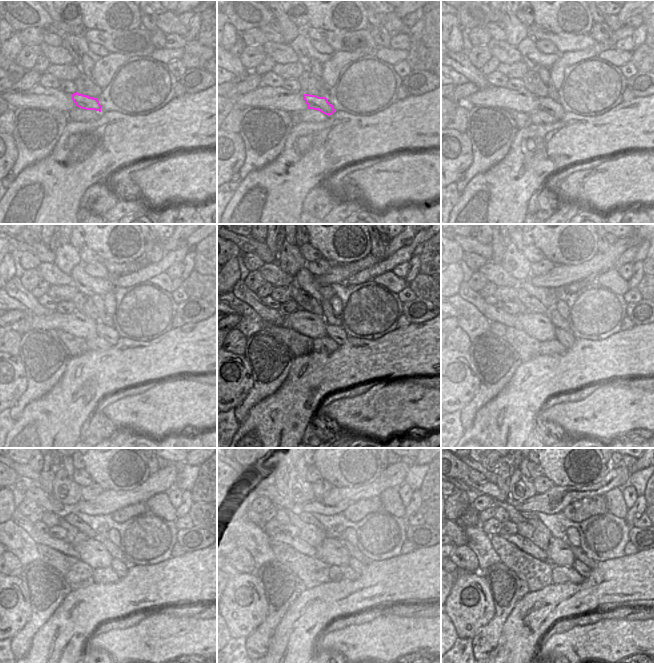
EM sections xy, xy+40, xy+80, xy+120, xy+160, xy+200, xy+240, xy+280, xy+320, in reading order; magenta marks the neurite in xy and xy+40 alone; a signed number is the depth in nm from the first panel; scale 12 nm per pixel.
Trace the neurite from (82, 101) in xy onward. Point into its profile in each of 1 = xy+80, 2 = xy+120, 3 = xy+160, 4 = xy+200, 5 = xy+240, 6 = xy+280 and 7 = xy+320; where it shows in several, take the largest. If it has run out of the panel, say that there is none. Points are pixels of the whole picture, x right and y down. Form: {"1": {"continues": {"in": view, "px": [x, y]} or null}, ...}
{"1": {"continues": {"in": "xy+80", "px": [552, 107]}}, "2": {"continues": {"in": "xy+120", "px": [109, 334]}}, "3": {"continues": {"in": "xy+160", "px": [336, 333]}}, "4": {"continues": {"in": "xy+200", "px": [565, 338]}}, "5": {"continues": {"in": "xy+240", "px": [121, 568]}}, "6": {"continues": {"in": "xy+280", "px": [357, 566]}}, "7": {"continues": {"in": "xy+320", "px": [580, 567]}}}

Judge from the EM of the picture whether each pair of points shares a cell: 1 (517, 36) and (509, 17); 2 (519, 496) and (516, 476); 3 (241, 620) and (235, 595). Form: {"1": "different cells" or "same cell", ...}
{"1": "same cell", "2": "same cell", "3": "same cell"}

